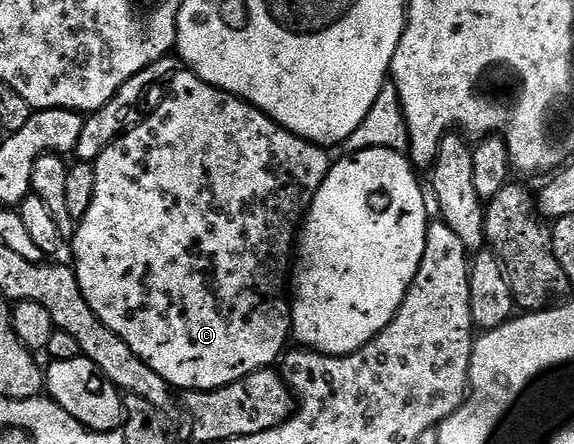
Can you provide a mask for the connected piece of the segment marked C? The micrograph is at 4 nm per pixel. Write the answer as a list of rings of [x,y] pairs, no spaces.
[[[180,69],[172,75],[170,79],[172,88],[168,91],[168,96],[161,101],[156,107],[156,112],[153,115],[145,114],[139,124],[129,128],[119,138],[113,140],[110,146],[97,157],[94,164],[96,176],[94,177],[94,201],[90,201],[90,209],[86,209],[86,217],[79,220],[75,224],[74,234],[70,240],[72,246],[72,255],[76,258],[74,262],[74,270],[76,280],[82,289],[82,293],[86,297],[86,301],[90,305],[90,309],[94,309],[94,313],[102,321],[102,325],[106,325],[106,329],[110,329],[122,341],[126,341],[126,345],[130,345],[130,349],[134,349],[134,353],[146,365],[150,365],[150,369],[154,369],[154,373],[158,373],[158,377],[162,377],[168,382],[169,387],[179,389],[184,387],[185,392],[190,391],[214,391],[220,387],[226,387],[231,383],[238,382],[240,379],[246,378],[248,375],[256,371],[264,371],[273,366],[285,354],[286,348],[290,343],[292,335],[292,305],[289,296],[286,294],[286,288],[290,283],[290,268],[294,263],[294,244],[298,239],[298,232],[304,222],[304,216],[308,214],[310,205],[314,201],[314,197],[318,193],[318,189],[322,185],[322,181],[328,175],[330,166],[329,152],[325,148],[320,147],[316,143],[306,141],[302,137],[298,137],[294,133],[290,133],[284,127],[279,127],[266,113],[262,113],[256,107],[251,107],[244,99],[240,99],[237,95],[232,95],[229,91],[220,91],[214,85],[210,85],[206,81],[202,81],[198,76],[187,69]]]

